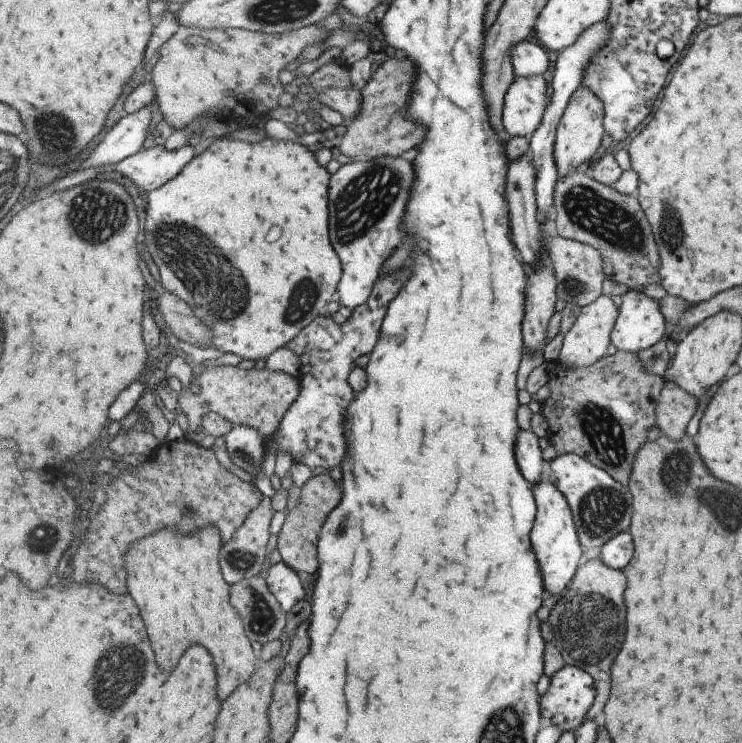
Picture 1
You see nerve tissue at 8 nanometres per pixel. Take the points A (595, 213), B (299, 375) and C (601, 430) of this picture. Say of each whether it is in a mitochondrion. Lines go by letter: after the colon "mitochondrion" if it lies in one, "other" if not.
A: mitochondrion
B: other
C: mitochondrion

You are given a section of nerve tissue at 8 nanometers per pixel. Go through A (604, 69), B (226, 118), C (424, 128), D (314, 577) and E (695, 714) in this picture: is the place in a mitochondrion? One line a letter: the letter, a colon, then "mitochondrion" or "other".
A: mitochondrion
B: other
C: other
D: other
E: other

